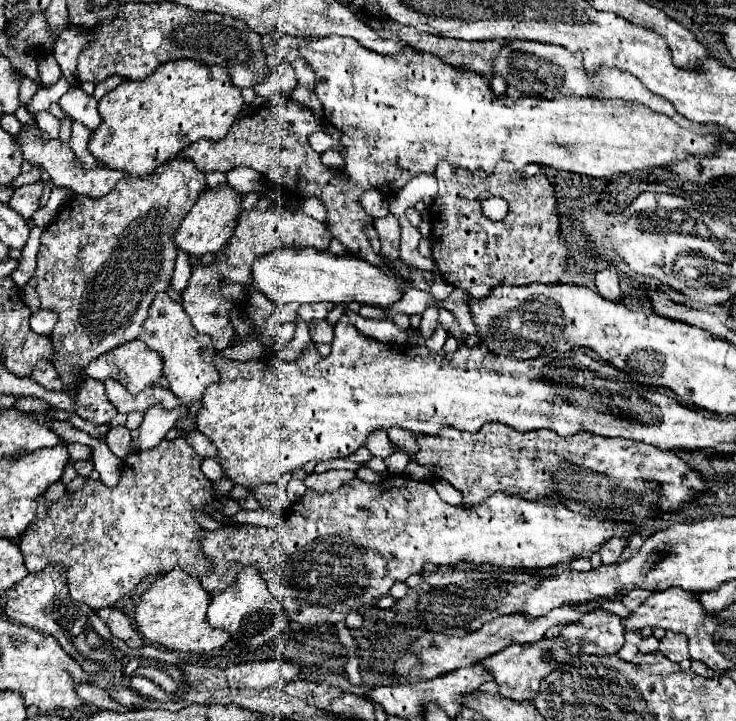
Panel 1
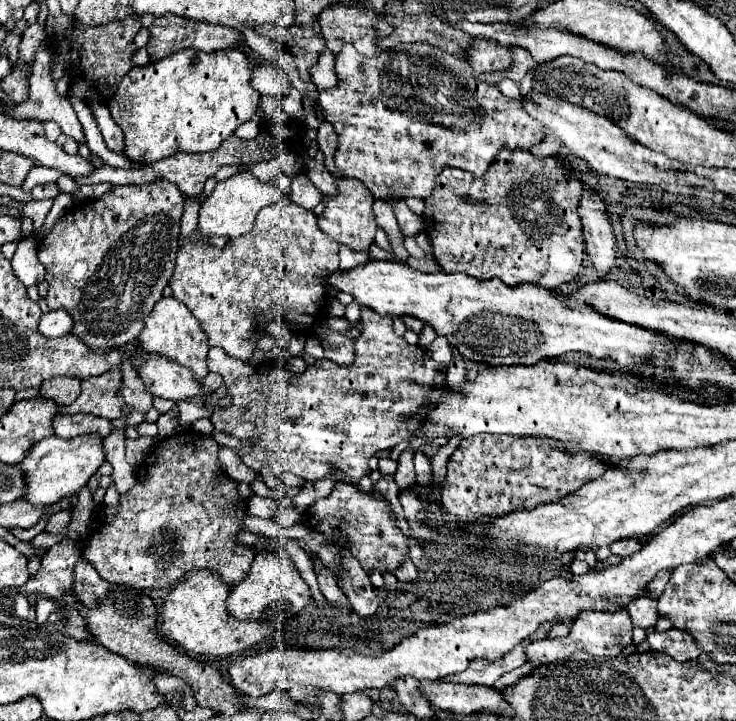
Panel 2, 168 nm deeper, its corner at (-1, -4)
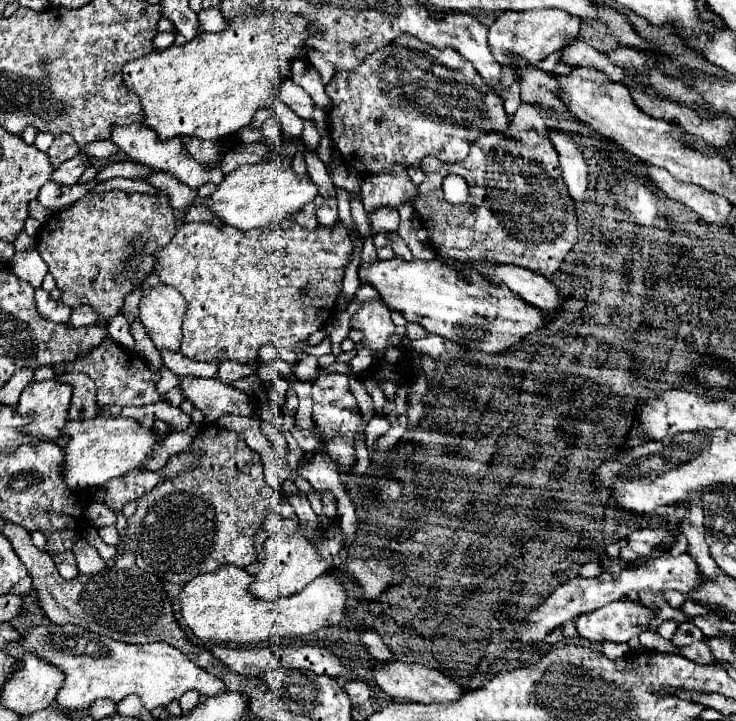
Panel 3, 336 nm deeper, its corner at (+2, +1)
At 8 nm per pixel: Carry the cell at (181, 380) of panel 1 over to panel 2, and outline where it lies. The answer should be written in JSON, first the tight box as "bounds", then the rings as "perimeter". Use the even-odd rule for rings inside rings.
{"bounds":[137,298,209,380],"perimeter":[[[161,298],[155,304],[155,310],[145,318],[145,330],[139,334],[137,342],[147,348],[149,352],[161,354],[193,372],[195,380],[203,380],[209,374],[209,368],[205,364],[207,360],[207,336],[199,328],[199,322],[193,318],[193,314],[187,310],[185,304],[181,304],[175,298]]]}

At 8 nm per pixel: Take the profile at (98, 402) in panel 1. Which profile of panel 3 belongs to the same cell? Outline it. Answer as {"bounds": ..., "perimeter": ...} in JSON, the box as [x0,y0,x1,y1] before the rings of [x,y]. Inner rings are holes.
{"bounds":[64,337,166,407],"perimeter":[[[104,337],[104,341],[96,347],[90,349],[88,355],[84,357],[76,357],[76,361],[64,365],[64,371],[82,371],[86,375],[90,375],[96,383],[98,389],[98,405],[100,407],[108,407],[108,405],[154,405],[154,403],[164,403],[166,395],[160,395],[156,391],[154,379],[152,379],[152,371],[146,365],[146,361],[142,357],[138,357],[136,351],[132,349],[120,349],[122,345],[114,343],[110,337]]]}

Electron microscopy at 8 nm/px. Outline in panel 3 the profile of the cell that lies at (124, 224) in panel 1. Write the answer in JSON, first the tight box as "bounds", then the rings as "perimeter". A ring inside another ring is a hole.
{"bounds":[38,189,174,319],"perimeter":[[[118,189],[90,191],[42,225],[38,253],[48,263],[66,305],[92,305],[98,315],[112,319],[120,313],[126,295],[154,271],[154,251],[166,245],[174,231],[174,211],[164,193],[150,197]]]}

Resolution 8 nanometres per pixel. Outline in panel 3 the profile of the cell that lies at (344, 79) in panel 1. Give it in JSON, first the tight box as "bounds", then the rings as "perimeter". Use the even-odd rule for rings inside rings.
{"bounds":[326,35,490,177],"perimeter":[[[402,35],[384,49],[372,53],[356,69],[356,73],[336,73],[332,81],[326,85],[326,93],[332,101],[328,119],[332,141],[338,147],[344,165],[348,163],[350,169],[366,177],[378,173],[380,169],[390,169],[394,163],[400,163],[406,169],[420,167],[420,161],[426,155],[434,155],[444,163],[464,159],[464,147],[458,143],[452,149],[446,149],[446,143],[442,143],[440,149],[422,149],[422,135],[414,137],[420,141],[408,141],[408,129],[404,125],[396,125],[394,119],[394,111],[406,111],[406,115],[412,115],[410,111],[414,103],[410,103],[408,99],[422,99],[424,91],[436,91],[438,95],[444,93],[458,97],[460,93],[462,97],[486,97],[490,93],[482,77],[468,61],[452,57],[452,49],[440,51],[432,45],[422,43],[420,39]]]}

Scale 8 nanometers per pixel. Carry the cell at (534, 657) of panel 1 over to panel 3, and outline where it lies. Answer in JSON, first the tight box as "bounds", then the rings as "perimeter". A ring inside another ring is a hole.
{"bounds":[576,601,652,643],"perimeter":[[[612,601],[598,611],[578,617],[576,627],[580,637],[592,643],[616,641],[624,643],[648,629],[652,611],[636,601]]]}

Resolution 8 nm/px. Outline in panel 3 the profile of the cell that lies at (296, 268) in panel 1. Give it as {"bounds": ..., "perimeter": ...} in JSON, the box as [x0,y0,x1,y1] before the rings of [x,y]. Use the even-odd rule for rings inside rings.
{"bounds":[360,259,544,353],"perimeter":[[[392,259],[362,263],[360,279],[362,283],[370,283],[392,311],[404,313],[408,321],[420,323],[428,333],[456,343],[468,343],[472,351],[502,353],[544,323],[540,309],[524,303],[504,285],[492,285],[474,271],[464,279],[452,265],[440,261]]]}

